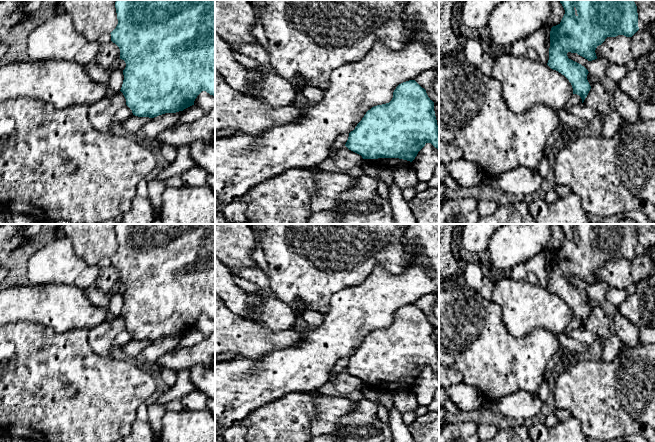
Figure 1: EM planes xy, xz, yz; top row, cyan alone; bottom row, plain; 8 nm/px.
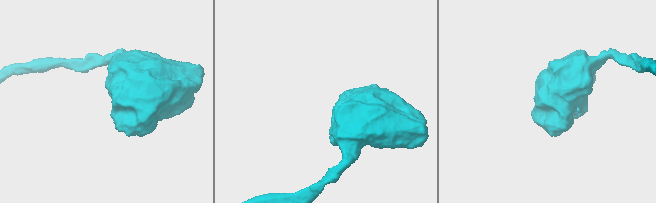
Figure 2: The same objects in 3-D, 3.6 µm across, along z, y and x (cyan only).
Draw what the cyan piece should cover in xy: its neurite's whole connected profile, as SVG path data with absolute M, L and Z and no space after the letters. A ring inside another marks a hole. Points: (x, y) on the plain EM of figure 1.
M116 224L115 232L117 237L118 248L116 252L110 257L111 265L115 267L120 273L120 283L124 284L126 291L123 294L124 304L121 311L121 316L126 323L126 329L132 334L133 339L138 341L154 342L165 337L176 337L194 329L197 320L206 315L210 319L215 320L215 224Z

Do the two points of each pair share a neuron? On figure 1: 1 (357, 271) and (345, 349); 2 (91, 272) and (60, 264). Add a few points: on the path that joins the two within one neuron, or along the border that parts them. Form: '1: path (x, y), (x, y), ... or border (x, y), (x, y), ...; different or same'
1: border (373, 270), (359, 284), (340, 289), (333, 294); different
2: path (83, 272), (68, 269); same

